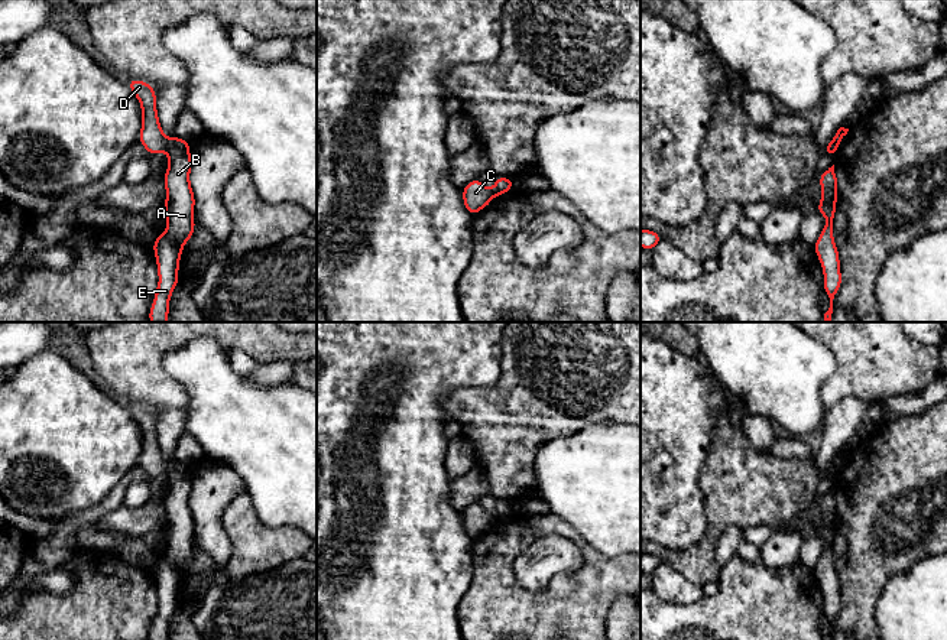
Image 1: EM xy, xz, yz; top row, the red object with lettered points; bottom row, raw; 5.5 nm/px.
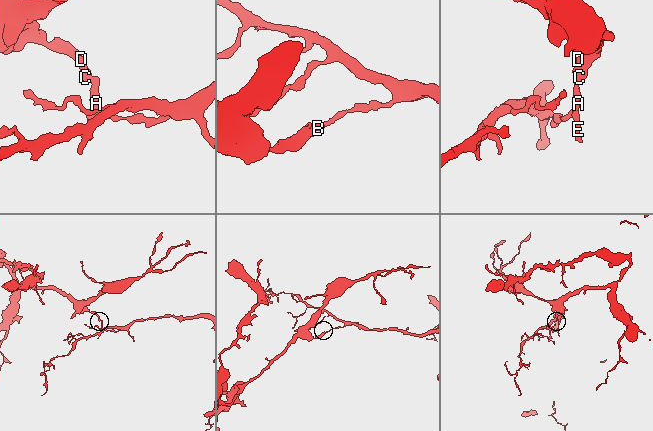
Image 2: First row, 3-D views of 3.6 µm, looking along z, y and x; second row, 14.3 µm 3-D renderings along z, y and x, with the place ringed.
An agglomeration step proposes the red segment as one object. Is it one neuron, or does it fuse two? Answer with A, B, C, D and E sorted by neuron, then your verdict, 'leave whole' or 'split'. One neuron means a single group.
A B E / C D | split

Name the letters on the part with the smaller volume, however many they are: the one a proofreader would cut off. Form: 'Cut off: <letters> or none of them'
Cut off: A, B, E

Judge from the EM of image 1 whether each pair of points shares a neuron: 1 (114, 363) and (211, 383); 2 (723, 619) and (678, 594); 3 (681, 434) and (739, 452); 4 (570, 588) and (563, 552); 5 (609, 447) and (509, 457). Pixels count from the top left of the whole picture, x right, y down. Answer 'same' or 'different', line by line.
1: different
2: different
3: different
4: different
5: different

